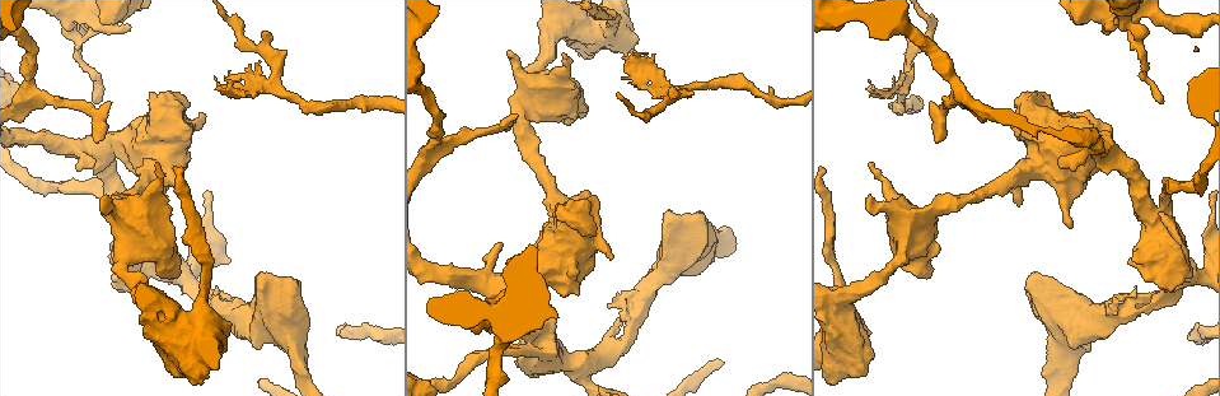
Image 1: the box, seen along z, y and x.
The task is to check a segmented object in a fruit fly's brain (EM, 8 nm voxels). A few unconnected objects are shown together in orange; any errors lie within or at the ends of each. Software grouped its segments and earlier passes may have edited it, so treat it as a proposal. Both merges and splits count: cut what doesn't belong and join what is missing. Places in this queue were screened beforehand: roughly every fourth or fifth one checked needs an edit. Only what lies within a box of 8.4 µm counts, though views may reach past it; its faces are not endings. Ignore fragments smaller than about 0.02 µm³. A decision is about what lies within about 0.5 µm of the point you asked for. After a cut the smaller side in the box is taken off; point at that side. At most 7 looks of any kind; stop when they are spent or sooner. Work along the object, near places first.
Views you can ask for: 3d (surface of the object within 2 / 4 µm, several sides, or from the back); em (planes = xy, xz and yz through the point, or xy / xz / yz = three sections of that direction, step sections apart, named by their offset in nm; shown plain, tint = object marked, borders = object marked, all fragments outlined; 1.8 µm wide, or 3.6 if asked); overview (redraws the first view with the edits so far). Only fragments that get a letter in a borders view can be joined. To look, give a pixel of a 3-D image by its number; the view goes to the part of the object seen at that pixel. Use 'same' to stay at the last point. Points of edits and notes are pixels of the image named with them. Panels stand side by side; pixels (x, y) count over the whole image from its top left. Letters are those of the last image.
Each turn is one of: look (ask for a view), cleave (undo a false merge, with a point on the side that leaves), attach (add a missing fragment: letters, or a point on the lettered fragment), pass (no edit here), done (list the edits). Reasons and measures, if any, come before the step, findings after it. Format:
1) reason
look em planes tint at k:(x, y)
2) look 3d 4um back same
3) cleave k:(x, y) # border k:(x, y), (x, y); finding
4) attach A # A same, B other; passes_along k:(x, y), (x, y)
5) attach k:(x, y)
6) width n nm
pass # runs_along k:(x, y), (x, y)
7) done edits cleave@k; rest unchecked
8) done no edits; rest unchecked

free end
look em xz step 4 tint at 1:(869, 164)

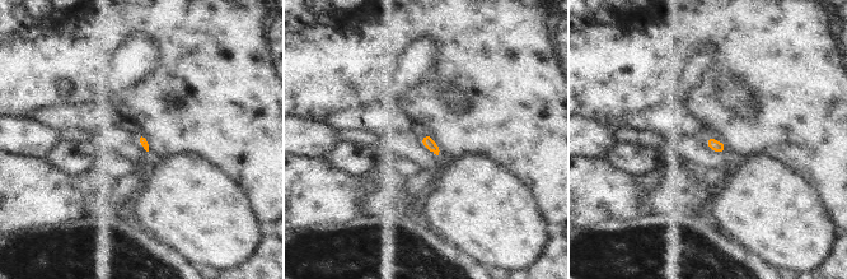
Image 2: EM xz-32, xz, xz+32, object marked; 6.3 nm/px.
cut it another way
look em planes borders same

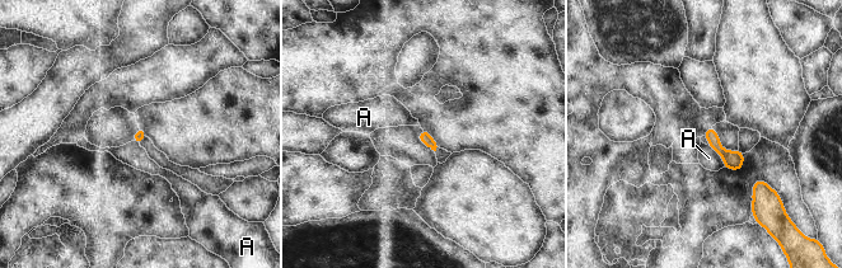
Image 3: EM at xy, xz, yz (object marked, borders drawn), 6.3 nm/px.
pass # A other; border 3:(707, 144), (721, 158), (724, 167); none of them fits

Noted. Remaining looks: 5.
sudden change in width
look em planes borders at 1:(1145, 298)

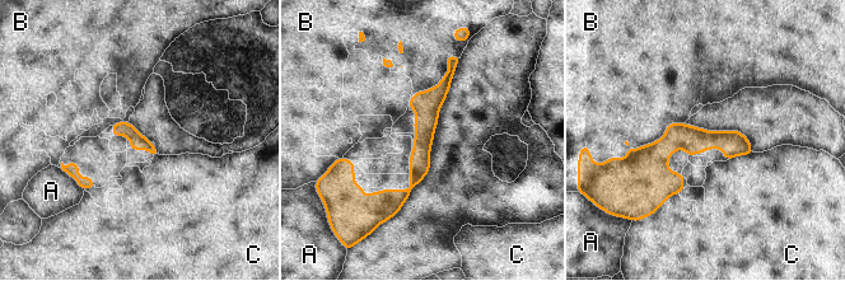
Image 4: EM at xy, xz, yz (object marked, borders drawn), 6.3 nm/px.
width 100 nm
pass # A other, B other, C other; border 4:(685, 122), (621, 159); all the same cell

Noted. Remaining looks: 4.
free end
look em xz step 16 borders at 1:(98, 102)

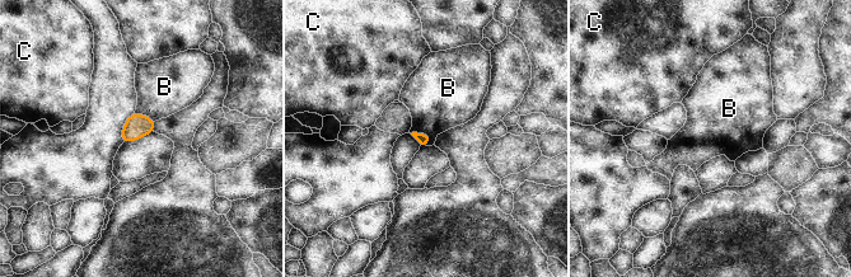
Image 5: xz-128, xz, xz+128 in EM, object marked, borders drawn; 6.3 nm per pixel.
pass # B other, C other; border 5:(411, 132), (425, 132), (430, 141); none of them fits

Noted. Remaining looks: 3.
done no edits; rest unchecked

